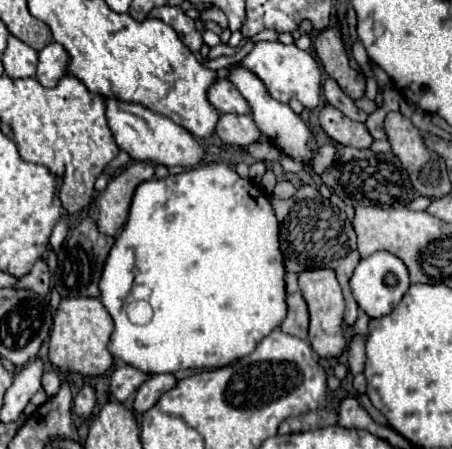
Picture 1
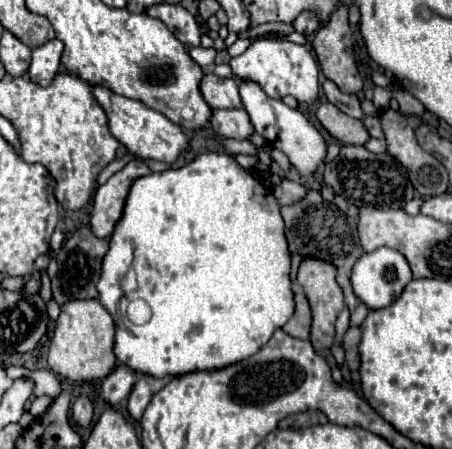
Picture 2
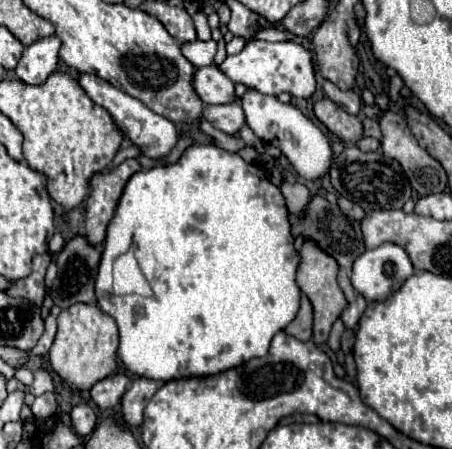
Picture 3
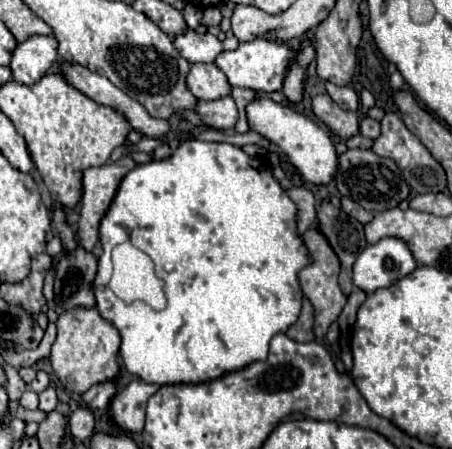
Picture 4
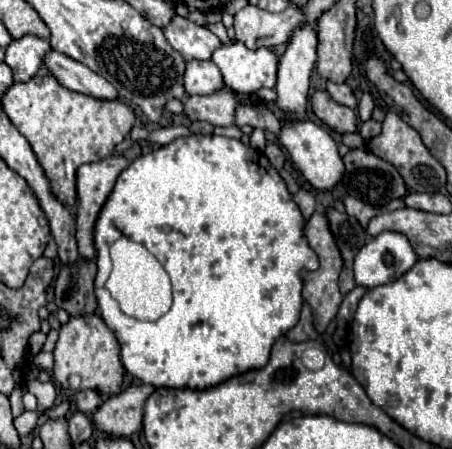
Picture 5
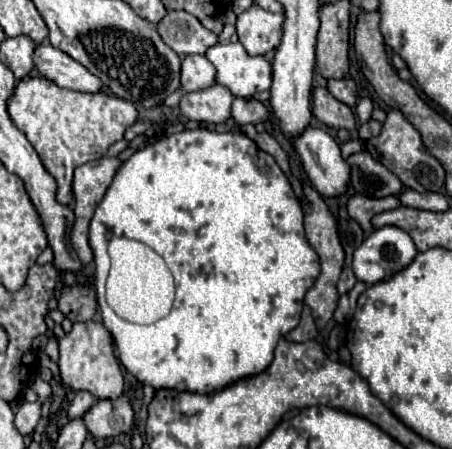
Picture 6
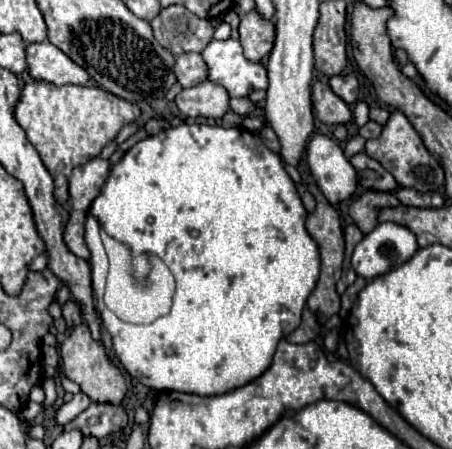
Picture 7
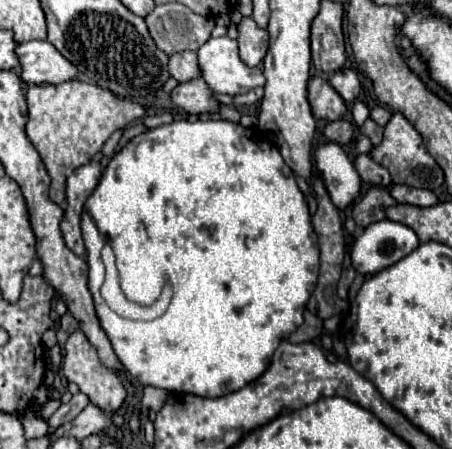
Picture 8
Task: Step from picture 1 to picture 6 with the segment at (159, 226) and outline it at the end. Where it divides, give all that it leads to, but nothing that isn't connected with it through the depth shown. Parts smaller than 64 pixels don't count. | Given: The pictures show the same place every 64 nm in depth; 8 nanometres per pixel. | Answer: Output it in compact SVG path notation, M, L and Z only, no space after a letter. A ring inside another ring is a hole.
M194 128L194 130L182 130L182 132L176 132L176 134L168 134L168 136L162 136L158 138L156 142L144 146L142 150L134 152L126 162L120 164L120 168L116 170L114 174L114 180L112 184L108 186L104 198L100 200L100 204L96 206L96 212L94 216L102 222L98 222L96 218L92 218L90 222L90 248L94 252L94 266L96 266L96 272L94 272L94 286L96 286L96 300L98 300L98 306L100 306L100 312L102 312L102 324L106 326L106 330L112 334L114 338L114 344L116 344L116 350L118 350L118 358L120 362L124 364L124 368L136 376L142 384L148 384L148 386L154 386L156 390L160 388L172 388L172 390L186 390L186 392L216 392L220 388L228 388L228 384L234 384L236 380L244 380L248 376L256 376L256 372L264 372L264 368L268 368L268 364L272 362L272 356L274 356L274 348L280 340L280 336L284 334L284 330L288 328L294 330L300 322L300 312L302 312L302 298L306 296L308 288L316 282L316 276L320 274L320 260L318 260L318 254L314 252L314 248L310 246L310 242L306 240L306 234L304 234L304 210L302 210L302 204L300 200L296 198L288 178L284 176L284 172L280 170L280 166L276 164L276 160L258 148L256 142L252 142L246 134L236 134L236 132L214 132L214 130L206 130L206 128ZM110 232L114 236L124 236L124 238L130 238L130 240L138 240L146 246L150 246L156 254L160 254L168 266L168 270L174 274L174 282L176 282L176 298L174 298L174 306L172 306L172 312L150 324L150 326L138 326L138 324L130 324L122 318L118 318L112 308L106 304L104 300L104 282L108 278L108 268L110 268L110 258L108 258L108 252L106 252L106 244L108 244L108 238L110 238Z

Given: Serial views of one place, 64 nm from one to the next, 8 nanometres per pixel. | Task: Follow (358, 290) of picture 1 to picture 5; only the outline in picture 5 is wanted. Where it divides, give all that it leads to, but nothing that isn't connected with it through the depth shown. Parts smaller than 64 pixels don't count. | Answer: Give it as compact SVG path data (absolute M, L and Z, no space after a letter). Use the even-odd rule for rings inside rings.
M380 232L354 258L356 284L374 288L400 278L418 260L410 240L400 232Z

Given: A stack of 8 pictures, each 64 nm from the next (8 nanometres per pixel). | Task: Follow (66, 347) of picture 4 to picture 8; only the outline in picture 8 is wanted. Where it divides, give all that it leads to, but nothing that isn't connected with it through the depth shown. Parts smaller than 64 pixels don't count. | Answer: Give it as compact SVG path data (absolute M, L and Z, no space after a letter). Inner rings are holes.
M76 330L68 340L66 340L66 346L64 346L64 358L62 358L62 374L68 378L68 382L74 382L78 384L80 392L84 392L92 404L96 404L102 412L108 412L114 414L124 398L126 398L126 388L122 384L122 380L118 378L116 372L108 370L106 366L102 366L102 362L98 360L98 354L94 350L94 346L88 342L88 338L84 336L82 330Z

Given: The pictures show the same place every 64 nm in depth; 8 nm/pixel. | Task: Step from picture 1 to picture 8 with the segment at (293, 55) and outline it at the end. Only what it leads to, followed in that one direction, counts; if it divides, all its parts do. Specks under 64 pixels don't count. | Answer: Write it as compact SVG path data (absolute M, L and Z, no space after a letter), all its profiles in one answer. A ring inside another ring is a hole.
M228 36L210 38L198 48L196 54L200 76L206 80L212 92L236 96L264 84L262 70L248 68L238 56L236 40Z

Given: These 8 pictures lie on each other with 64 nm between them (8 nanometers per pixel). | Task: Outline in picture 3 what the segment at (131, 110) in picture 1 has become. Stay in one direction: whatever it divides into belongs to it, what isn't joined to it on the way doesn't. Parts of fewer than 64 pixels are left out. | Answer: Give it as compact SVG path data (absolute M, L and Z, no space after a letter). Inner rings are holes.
M80 72L76 80L78 80L78 84L84 88L84 92L86 92L96 104L100 104L102 108L106 108L106 110L112 114L112 118L116 120L118 128L120 128L134 144L142 146L144 156L160 158L160 156L168 154L170 148L176 144L176 136L178 136L178 134L176 134L174 124L172 124L170 120L166 120L164 116L154 114L154 112L152 112L150 108L146 108L140 100L128 96L128 94L122 92L120 88L108 84L106 80L100 80L98 76L92 76L92 74L86 74L86 72Z

